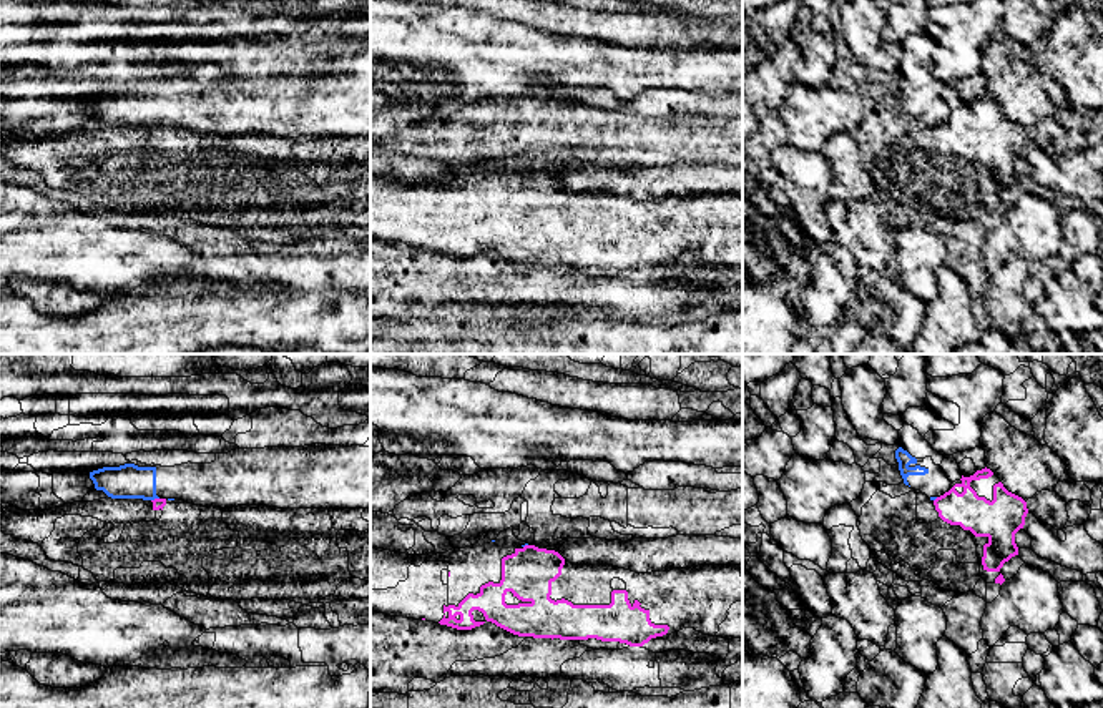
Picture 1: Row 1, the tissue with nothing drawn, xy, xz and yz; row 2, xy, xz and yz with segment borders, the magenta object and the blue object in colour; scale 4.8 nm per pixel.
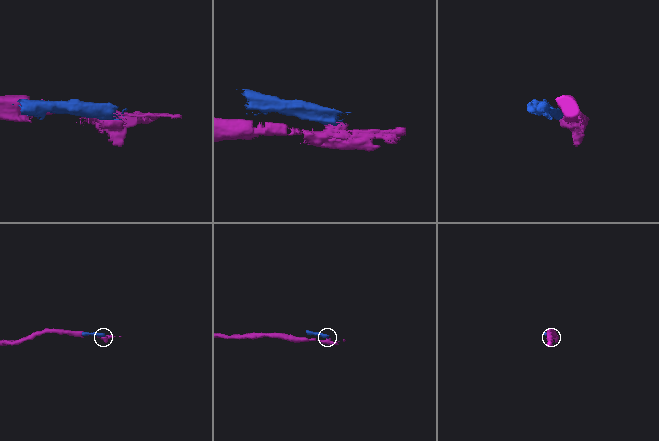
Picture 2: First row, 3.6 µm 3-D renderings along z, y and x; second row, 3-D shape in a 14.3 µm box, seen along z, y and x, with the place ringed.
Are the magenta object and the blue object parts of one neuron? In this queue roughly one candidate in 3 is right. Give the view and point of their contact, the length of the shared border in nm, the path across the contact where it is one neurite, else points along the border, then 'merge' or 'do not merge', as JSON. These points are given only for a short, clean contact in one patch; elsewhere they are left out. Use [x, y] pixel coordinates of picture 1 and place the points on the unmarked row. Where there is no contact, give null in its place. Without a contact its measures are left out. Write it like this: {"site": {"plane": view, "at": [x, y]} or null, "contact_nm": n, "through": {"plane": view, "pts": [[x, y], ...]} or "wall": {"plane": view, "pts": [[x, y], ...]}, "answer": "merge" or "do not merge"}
{"site": {"plane": "xy", "at": [155, 127]}, "contact_nm": 40, "wall": {"plane": "xy", "pts": [[158, 125], [151, 128]]}, "answer": "do not merge"}

